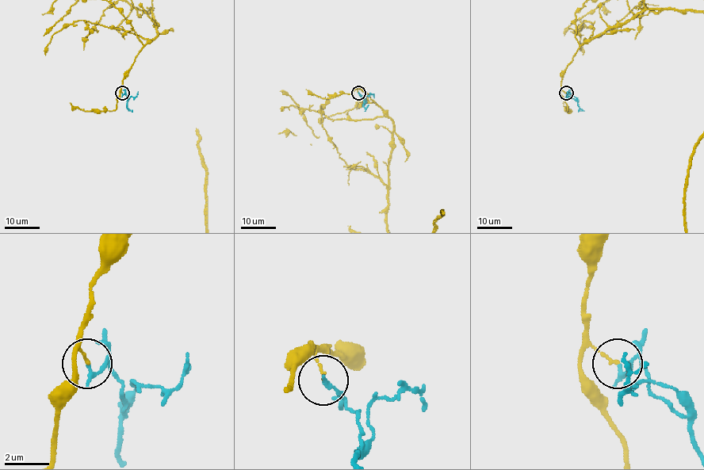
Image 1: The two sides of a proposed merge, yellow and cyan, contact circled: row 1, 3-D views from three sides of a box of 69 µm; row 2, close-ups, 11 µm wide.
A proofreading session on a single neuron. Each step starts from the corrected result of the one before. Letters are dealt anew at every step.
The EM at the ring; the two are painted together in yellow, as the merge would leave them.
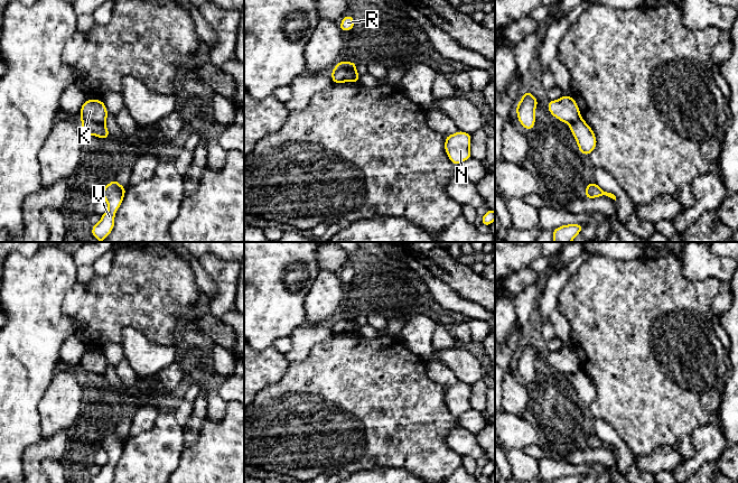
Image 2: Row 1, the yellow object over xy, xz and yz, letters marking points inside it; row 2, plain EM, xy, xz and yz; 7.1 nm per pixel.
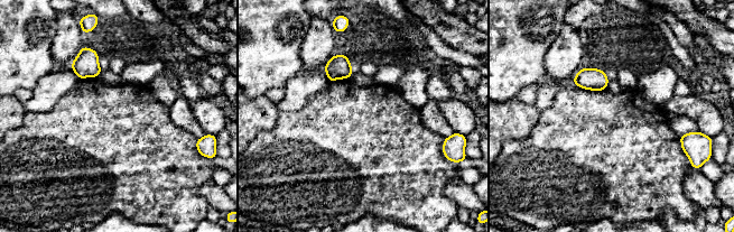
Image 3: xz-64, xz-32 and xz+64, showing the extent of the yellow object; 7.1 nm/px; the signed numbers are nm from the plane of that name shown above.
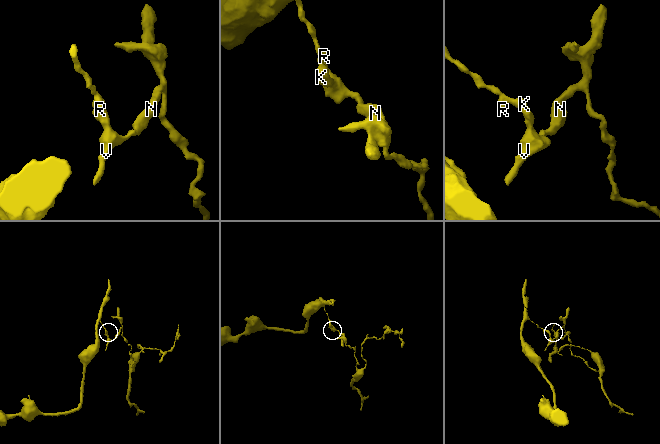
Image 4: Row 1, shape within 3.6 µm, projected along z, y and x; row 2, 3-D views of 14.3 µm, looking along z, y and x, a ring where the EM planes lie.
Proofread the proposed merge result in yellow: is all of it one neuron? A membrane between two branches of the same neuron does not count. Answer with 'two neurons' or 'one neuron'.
two neurons

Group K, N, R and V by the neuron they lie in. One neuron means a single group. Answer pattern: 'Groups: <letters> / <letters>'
Groups: K R / N V

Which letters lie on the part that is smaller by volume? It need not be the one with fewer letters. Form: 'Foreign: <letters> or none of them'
Foreign: N, V

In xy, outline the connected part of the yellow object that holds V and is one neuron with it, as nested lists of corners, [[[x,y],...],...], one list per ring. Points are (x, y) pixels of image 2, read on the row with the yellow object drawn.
[[[115,179],[103,188],[102,197],[106,201],[109,210],[101,215],[101,221],[92,226],[92,236],[96,238],[100,242],[105,240],[113,230],[114,216],[123,201],[127,189]]]

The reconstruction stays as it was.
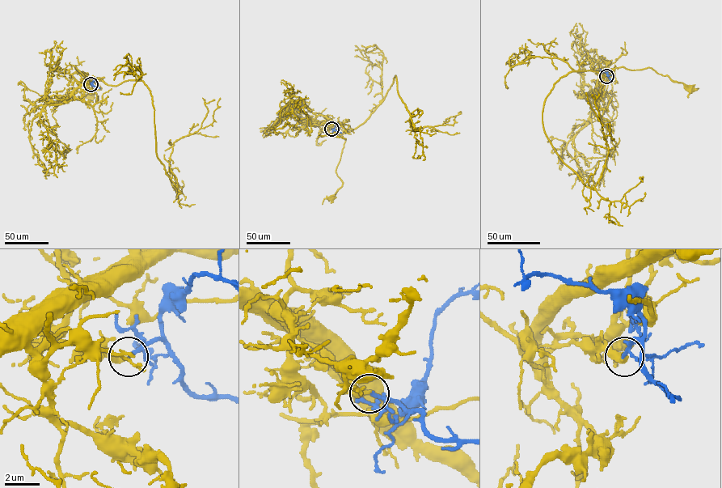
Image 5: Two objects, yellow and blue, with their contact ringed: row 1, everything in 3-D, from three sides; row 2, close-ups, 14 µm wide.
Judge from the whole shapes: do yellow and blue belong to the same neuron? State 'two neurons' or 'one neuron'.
one neuron

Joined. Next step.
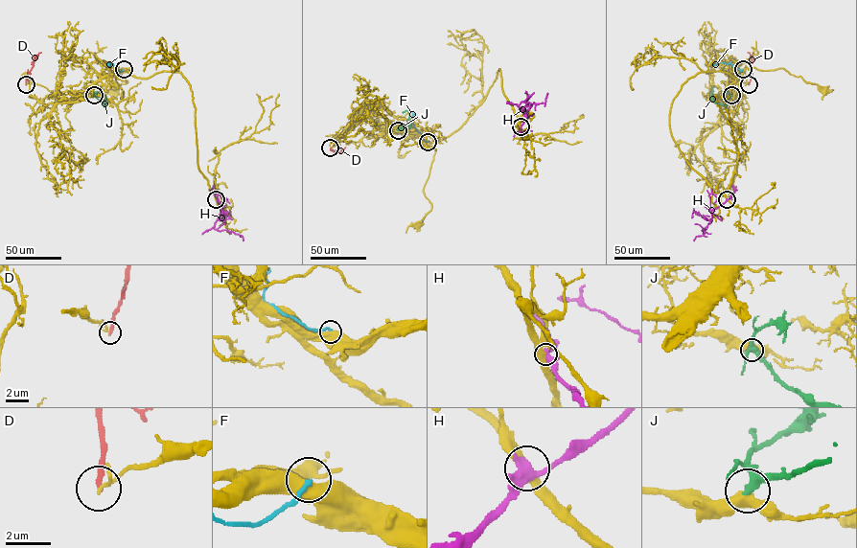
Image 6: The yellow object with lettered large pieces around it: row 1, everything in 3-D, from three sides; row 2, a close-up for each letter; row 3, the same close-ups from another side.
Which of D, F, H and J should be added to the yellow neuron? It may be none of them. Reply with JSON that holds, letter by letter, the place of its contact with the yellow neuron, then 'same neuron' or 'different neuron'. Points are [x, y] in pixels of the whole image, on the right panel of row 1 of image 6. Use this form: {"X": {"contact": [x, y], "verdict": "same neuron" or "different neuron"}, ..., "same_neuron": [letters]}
{"D": {"contact": [749, 84], "verdict": "different neuron"}, "F": {"contact": [743, 69], "verdict": "different neuron"}, "H": {"contact": [727, 199], "verdict": "different neuron"}, "J": {"contact": [731, 95], "verdict": "same neuron"}, "same_neuron": ["J"]}

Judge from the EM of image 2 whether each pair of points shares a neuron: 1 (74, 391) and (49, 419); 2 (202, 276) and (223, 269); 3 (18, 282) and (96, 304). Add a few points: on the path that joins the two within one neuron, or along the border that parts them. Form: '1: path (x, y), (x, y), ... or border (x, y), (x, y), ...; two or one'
1: path (67, 398), (56, 412); one
2: border (198, 258), (215, 288), (211, 299); two
3: border (76, 280), (69, 289); two

